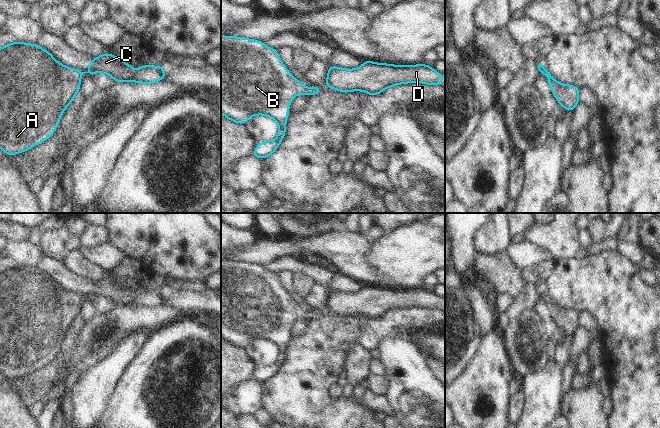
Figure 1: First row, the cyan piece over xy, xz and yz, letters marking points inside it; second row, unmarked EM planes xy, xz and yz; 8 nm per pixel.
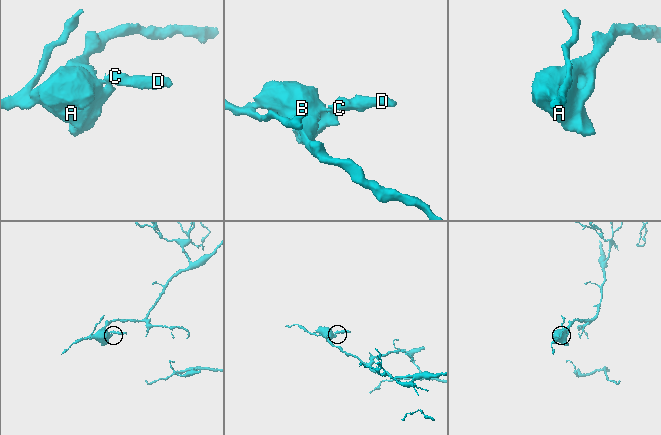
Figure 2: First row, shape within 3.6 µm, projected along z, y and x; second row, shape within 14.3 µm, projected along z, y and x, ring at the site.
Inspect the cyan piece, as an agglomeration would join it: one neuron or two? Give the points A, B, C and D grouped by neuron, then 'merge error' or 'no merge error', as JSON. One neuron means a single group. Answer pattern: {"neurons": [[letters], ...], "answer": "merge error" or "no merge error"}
{"neurons": [["A", "B"], ["C", "D"]], "answer": "merge error"}

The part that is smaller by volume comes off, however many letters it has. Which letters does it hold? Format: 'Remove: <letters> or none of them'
Remove: C, D

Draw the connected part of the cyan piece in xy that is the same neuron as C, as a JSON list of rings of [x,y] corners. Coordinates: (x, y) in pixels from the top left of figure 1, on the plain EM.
[[[108,277],[92,283],[88,289],[88,296],[108,298],[115,306],[138,306],[140,308],[155,307],[166,300],[162,289],[159,291],[143,289],[139,293],[133,293],[130,288]]]

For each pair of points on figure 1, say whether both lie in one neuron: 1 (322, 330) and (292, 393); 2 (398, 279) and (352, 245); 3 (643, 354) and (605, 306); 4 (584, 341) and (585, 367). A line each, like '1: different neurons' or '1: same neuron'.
1: same neuron
2: different neurons
3: same neuron
4: different neurons

